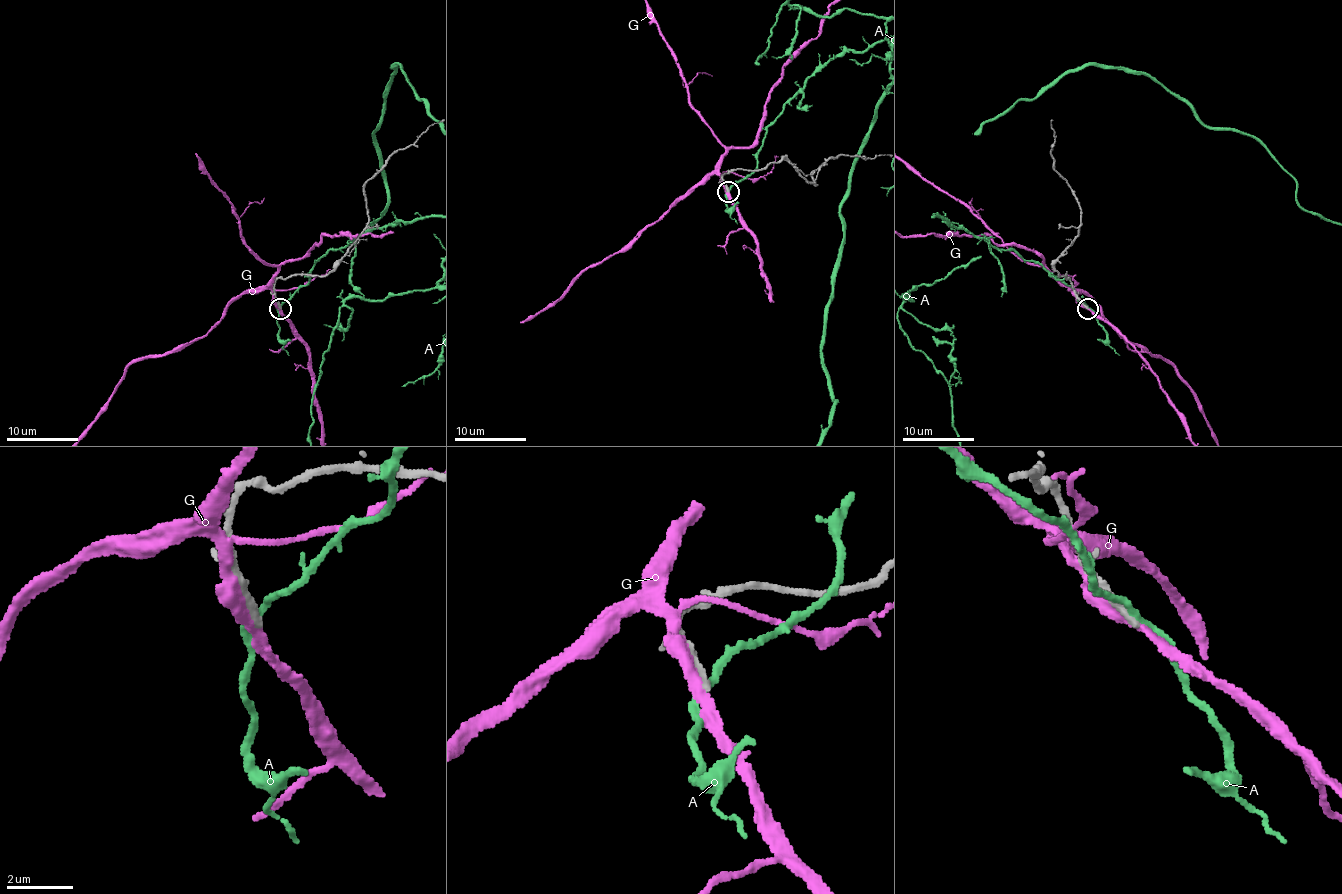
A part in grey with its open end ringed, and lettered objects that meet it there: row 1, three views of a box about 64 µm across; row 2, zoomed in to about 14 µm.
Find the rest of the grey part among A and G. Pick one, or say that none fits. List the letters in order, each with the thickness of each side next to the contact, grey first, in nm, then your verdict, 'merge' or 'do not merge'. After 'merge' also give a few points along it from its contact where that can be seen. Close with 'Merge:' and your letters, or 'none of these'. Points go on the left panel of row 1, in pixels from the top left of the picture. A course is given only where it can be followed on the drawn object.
A: calibres 320 and 200 nm; do not merge
G: calibres 260 and 440 nm; do not merge
Merge: none of these

